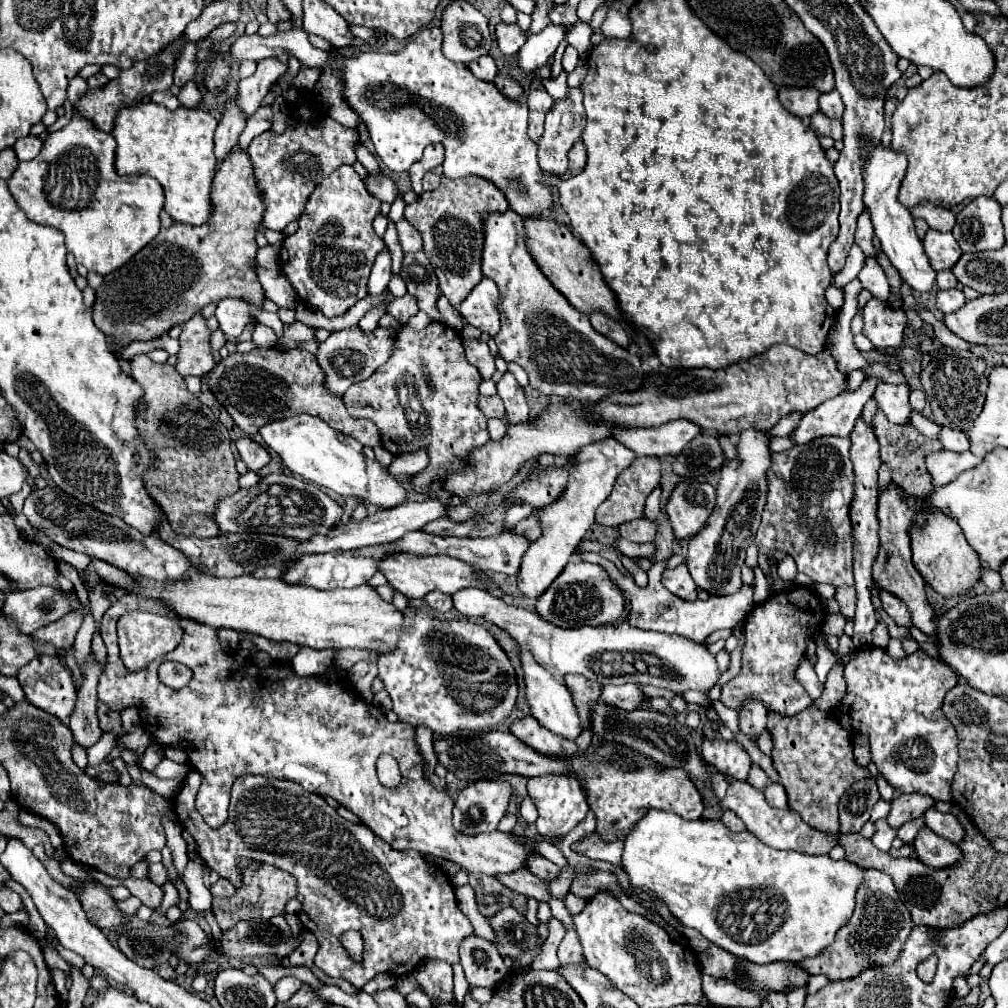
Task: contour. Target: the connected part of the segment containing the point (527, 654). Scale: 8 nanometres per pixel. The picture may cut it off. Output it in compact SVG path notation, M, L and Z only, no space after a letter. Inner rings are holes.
M519 647L517 649L519 653L519 659L521 659L521 665L523 665L523 679L525 679L525 699L527 699L527 705L531 709L531 715L541 723L545 725L549 731L561 735L561 737L567 737L569 741L575 741L581 733L581 727L579 727L579 715L577 715L577 709L573 705L573 699L571 699L571 693L569 689L557 681L551 673L547 673L531 655L531 651Z

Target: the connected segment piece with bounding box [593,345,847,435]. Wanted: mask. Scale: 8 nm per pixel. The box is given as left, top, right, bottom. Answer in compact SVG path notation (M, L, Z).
M773 345L769 351L765 351L765 353L757 355L757 357L751 357L749 361L741 359L737 363L727 365L725 369L673 369L673 367L665 367L665 365L661 365L661 367L663 367L663 371L659 369L659 371L649 373L649 377L645 381L645 389L641 389L637 393L613 393L613 397L605 397L605 401L593 403L593 405L597 405L597 409L601 409L601 413L605 413L605 417L613 417L613 421L637 421L641 425L663 425L663 423L669 423L673 419L689 419L695 425L699 425L703 431L717 431L721 435L737 435L737 433L741 433L745 429L767 431L767 429L775 427L777 421L781 417L789 415L789 413L809 413L815 407L819 407L823 401L827 401L827 399L835 397L837 393L841 393L845 389L845 381L847 381L847 375L837 369L837 361L835 361L835 357L831 355L829 349L823 349L819 355L807 355L807 353L803 353L803 351L795 349L795 347L789 347L789 345Z

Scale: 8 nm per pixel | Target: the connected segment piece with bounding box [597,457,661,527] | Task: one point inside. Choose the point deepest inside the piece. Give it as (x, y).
(626, 502)

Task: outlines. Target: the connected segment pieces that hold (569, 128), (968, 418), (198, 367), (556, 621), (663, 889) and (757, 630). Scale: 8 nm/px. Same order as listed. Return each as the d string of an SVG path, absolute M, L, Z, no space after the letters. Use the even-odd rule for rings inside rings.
M571 89L567 99L555 101L553 109L546 115L544 122L543 137L537 141L537 159L539 159L539 167L543 171L555 173L557 177L561 177L569 165L567 165L567 151L575 145L575 141L581 139L581 133L585 129L585 109L583 109L583 93L581 89Z
M937 345L931 361L921 371L923 391L929 395L933 417L939 425L951 427L955 431L969 431L975 417L981 413L987 391L987 365L981 357L971 351L959 351L945 345Z
M195 313L185 325L183 325L183 333L179 337L179 353L177 353L177 365L175 369L187 377L187 375L195 375L195 377L203 377L205 373L209 373L215 365L213 361L213 353L211 353L211 329L207 327L207 319L203 317L203 313Z
M569 563L561 575L549 585L549 589L537 597L535 611L549 623L565 629L597 627L609 621L617 621L623 613L625 597L623 591L611 583L607 571L591 563Z
M649 809L635 825L633 829L625 835L623 839L623 855L621 855L621 869L627 873L627 877L631 879L631 885L643 889L647 887L649 891L653 891L667 907L669 911L687 927L697 929L703 937L707 937L711 943L715 943L717 947L737 955L737 957L745 957L751 963L775 963L775 961L791 961L797 963L801 959L807 957L815 957L825 945L831 945L835 939L835 933L839 931L839 927L853 915L853 905L855 905L855 893L857 887L861 883L863 871L861 867L849 865L849 861L841 859L841 861L833 861L829 855L803 855L797 851L777 851L765 843L761 843L753 833L743 831L743 833L733 833L729 831L721 821L717 819L695 819L695 821L685 821L673 813L665 813L659 809Z
M793 587L791 591L773 593L767 601L755 605L743 619L743 667L739 677L725 683L721 689L723 705L739 711L747 699L761 701L769 711L795 715L813 701L795 677L801 657L807 651L807 641L815 639L825 621L825 607L813 587Z

